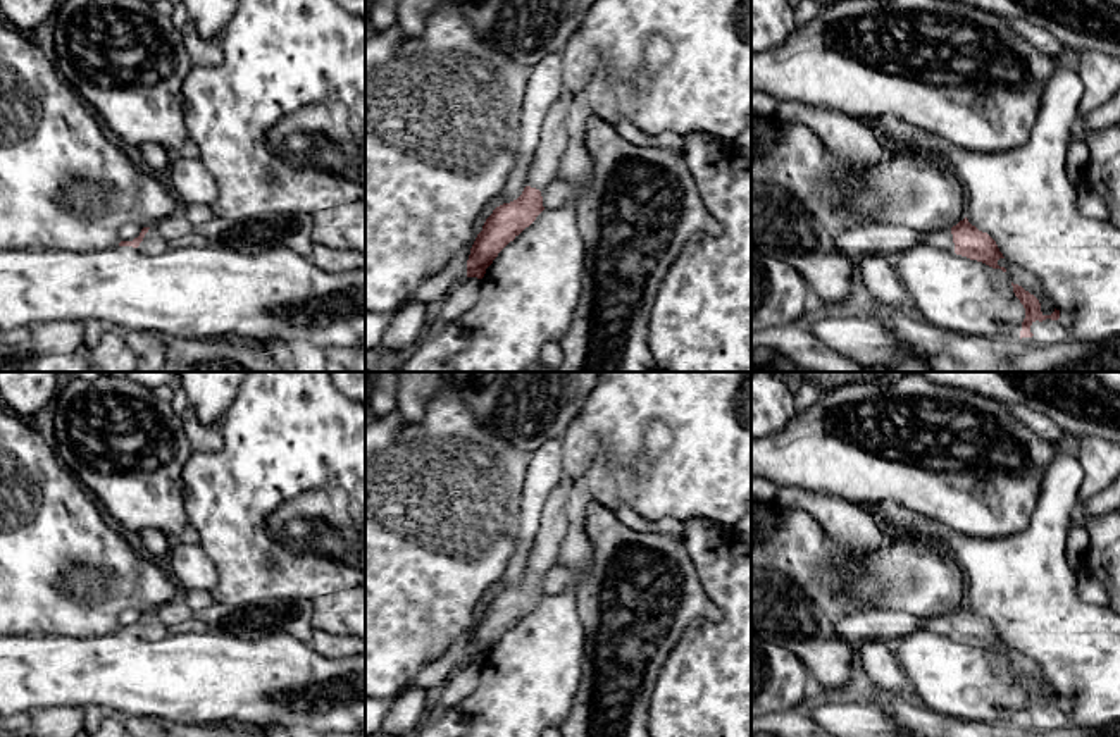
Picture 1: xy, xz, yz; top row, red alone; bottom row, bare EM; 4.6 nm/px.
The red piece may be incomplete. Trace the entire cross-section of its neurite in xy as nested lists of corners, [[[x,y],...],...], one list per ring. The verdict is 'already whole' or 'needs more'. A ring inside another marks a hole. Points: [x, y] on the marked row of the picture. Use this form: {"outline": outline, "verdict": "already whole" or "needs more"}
{"outline": [[[155,226],[143,227],[133,241],[121,241],[119,246],[133,246],[148,255],[160,255],[169,248],[169,243],[160,236]]], "verdict": "needs more"}

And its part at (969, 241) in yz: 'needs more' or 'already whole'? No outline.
needs more

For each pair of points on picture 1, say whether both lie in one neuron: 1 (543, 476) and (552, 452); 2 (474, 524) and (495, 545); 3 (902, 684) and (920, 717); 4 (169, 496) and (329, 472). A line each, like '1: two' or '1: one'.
1: one
2: one
3: two
4: two

